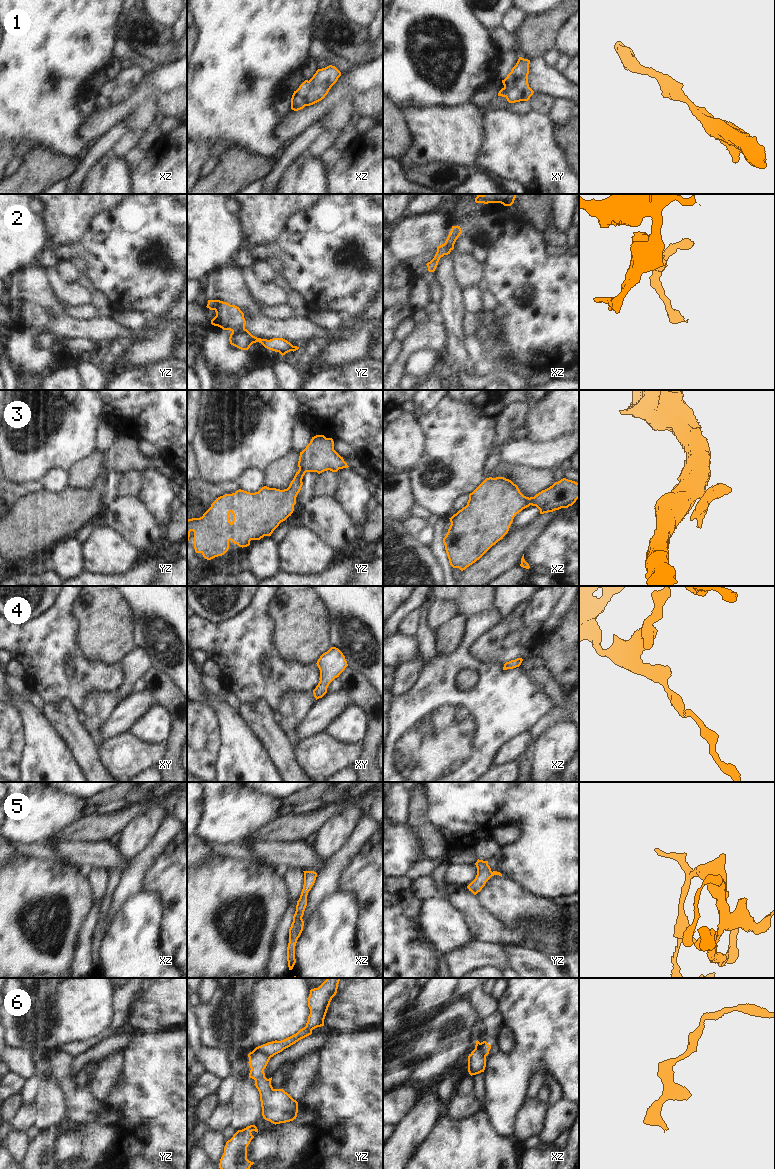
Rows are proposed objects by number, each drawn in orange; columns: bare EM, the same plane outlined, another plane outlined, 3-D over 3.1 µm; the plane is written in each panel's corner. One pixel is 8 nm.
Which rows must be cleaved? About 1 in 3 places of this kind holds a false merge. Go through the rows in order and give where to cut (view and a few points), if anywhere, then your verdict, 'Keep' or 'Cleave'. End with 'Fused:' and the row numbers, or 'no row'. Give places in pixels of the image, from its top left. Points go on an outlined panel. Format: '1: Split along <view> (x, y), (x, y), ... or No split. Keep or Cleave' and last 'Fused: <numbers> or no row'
1: No split. Keep
2: Split along yz (244, 327), (232, 332). Cleave
3: No split. Keep
4: No split. Keep
5: No split. Keep
6: Split along yz (253, 1050), (259, 1050), (270, 1057). Cleave
Fused: 2, 6

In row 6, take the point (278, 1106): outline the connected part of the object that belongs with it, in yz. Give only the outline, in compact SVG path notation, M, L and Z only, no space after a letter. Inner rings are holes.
M252 1051L248 1057L251 1068L249 1077L255 1080L254 1085L259 1091L263 1118L275 1125L296 1119L298 1102L283 1089L274 1089L272 1077L265 1077L264 1069L270 1057L260 1051Z

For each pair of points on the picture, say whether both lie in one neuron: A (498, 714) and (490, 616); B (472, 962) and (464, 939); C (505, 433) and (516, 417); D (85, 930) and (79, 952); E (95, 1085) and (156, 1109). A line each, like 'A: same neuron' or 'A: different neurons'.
A: same neuron
B: different neurons
C: same neuron
D: same neuron
E: different neurons

